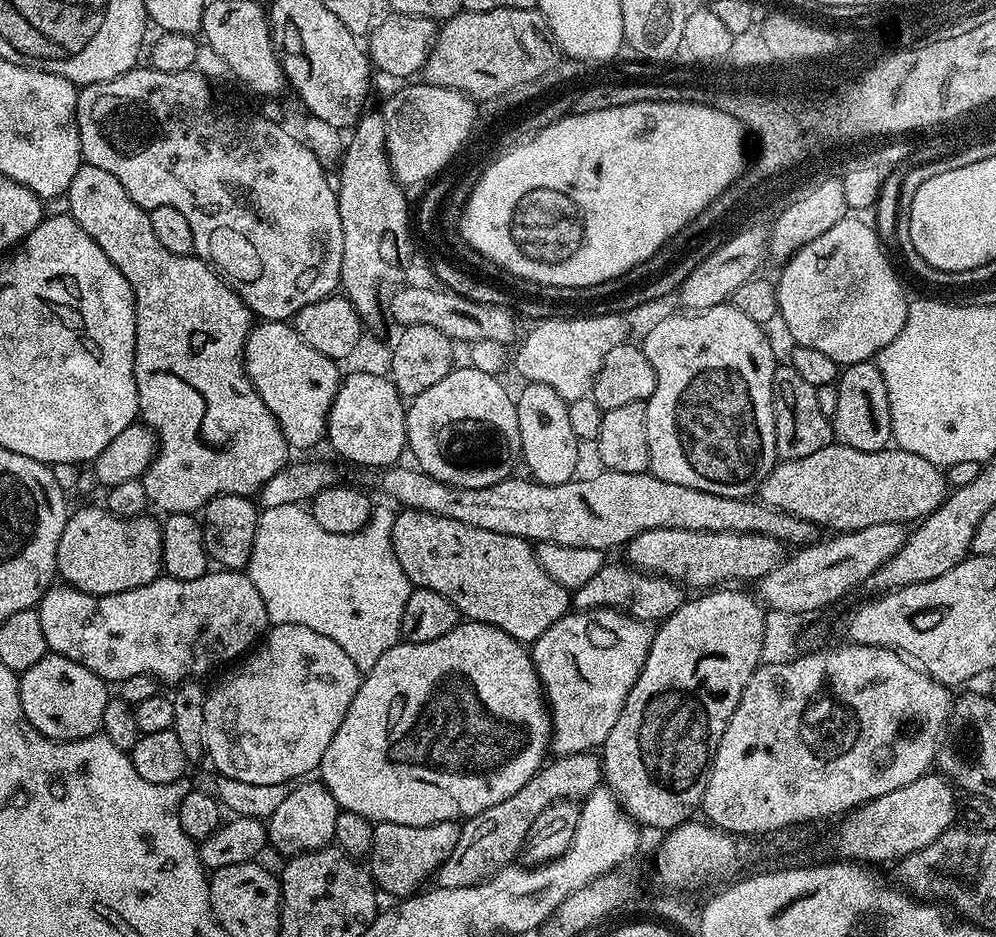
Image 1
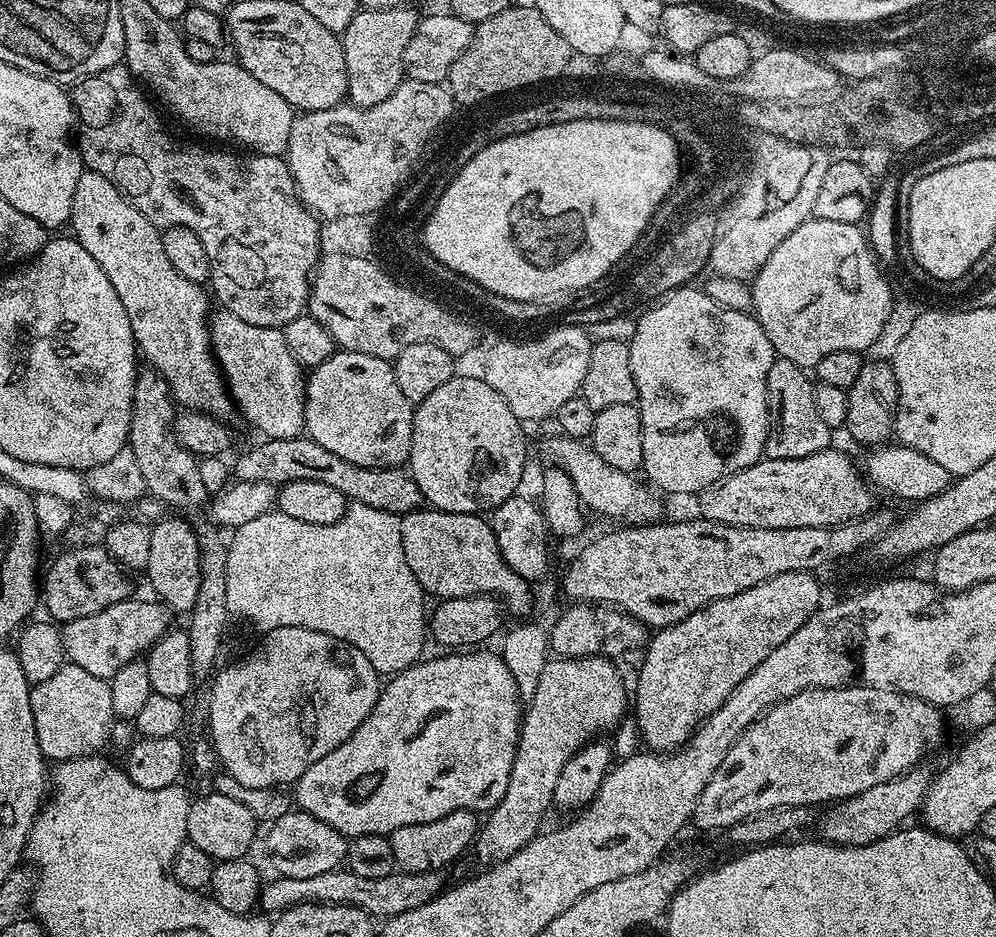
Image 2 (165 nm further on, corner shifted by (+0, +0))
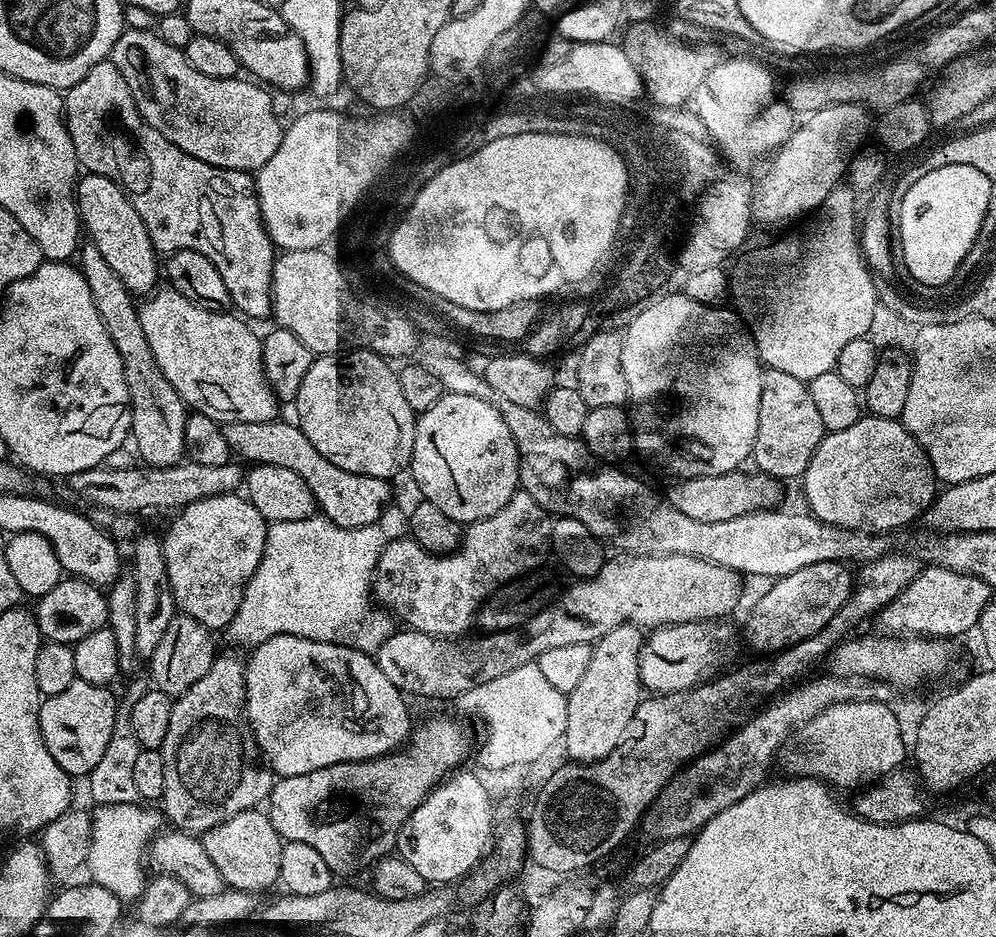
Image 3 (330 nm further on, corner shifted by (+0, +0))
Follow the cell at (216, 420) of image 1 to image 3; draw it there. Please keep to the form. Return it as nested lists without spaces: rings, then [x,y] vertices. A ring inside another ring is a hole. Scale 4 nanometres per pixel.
[[[91,174],[81,175],[77,179],[74,191],[83,231],[98,250],[98,254],[102,254],[110,270],[114,270],[114,274],[133,294],[144,291],[147,293],[155,289],[158,284],[158,253],[152,247],[150,234],[142,218],[138,218],[138,210],[134,210],[126,193],[110,178]]]

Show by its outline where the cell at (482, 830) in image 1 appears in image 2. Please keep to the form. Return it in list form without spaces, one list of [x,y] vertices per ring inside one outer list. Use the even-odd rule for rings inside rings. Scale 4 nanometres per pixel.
[[[347,867],[335,868],[326,874],[314,874],[314,878],[290,878],[277,875],[260,889],[258,908],[261,913],[279,914],[287,908],[299,904],[318,904],[321,906],[335,906],[347,904],[349,908],[361,908],[373,918],[391,918],[402,914],[406,910],[414,910],[434,897],[440,895],[446,887],[445,873],[439,872],[406,872],[397,870],[386,878],[361,878],[360,875],[348,871]]]

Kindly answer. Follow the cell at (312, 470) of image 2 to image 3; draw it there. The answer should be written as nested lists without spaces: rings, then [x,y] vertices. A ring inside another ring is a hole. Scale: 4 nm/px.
[[[185,459],[165,468],[133,466],[126,469],[110,469],[105,466],[82,470],[67,477],[68,488],[84,504],[105,512],[138,514],[142,508],[172,508],[179,510],[191,500],[201,500],[218,494],[236,492],[246,475],[239,463],[229,462],[222,466],[198,466],[198,462]]]

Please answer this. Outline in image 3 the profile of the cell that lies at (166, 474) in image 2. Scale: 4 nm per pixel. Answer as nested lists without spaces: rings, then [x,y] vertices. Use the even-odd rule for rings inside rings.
[[[91,242],[85,243],[79,249],[78,267],[86,278],[86,286],[90,286],[90,298],[94,298],[94,306],[98,306],[98,318],[102,318],[106,334],[110,334],[110,342],[114,342],[114,350],[118,350],[122,358],[122,370],[126,374],[128,391],[130,440],[131,443],[136,443],[135,455],[139,459],[141,456],[144,459],[141,461],[150,468],[165,468],[181,463],[185,459],[184,423],[190,412],[174,386],[166,382],[158,362],[154,362],[150,342],[146,342],[146,334],[142,331],[133,293],[129,292],[121,279],[114,274],[114,270],[110,270],[102,254],[98,254]]]

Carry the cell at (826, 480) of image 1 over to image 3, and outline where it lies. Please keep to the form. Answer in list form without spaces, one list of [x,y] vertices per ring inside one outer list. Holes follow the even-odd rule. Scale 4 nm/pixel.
[[[737,470],[718,474],[717,476],[685,476],[675,481],[676,485],[666,494],[667,503],[672,504],[674,510],[682,510],[682,514],[694,518],[694,522],[726,522],[730,518],[738,518],[742,514],[751,512],[762,512],[772,510],[777,507],[780,500],[781,481],[774,476],[767,476],[765,472],[755,470]]]

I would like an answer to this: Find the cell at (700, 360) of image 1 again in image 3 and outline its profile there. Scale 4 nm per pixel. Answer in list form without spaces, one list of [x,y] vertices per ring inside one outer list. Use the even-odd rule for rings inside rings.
[[[680,293],[660,294],[649,299],[639,309],[641,311],[628,324],[628,329],[623,329],[622,335],[622,374],[626,378],[628,391],[627,407],[630,409],[630,423],[632,425],[632,443],[635,451],[641,452],[652,464],[673,472],[673,477],[685,476],[717,476],[727,472],[737,471],[743,460],[747,461],[752,455],[754,438],[758,434],[758,402],[762,394],[762,365],[760,356],[756,352],[756,343],[752,341],[752,334],[738,319],[737,313],[728,306],[703,304],[694,302],[694,298]]]

